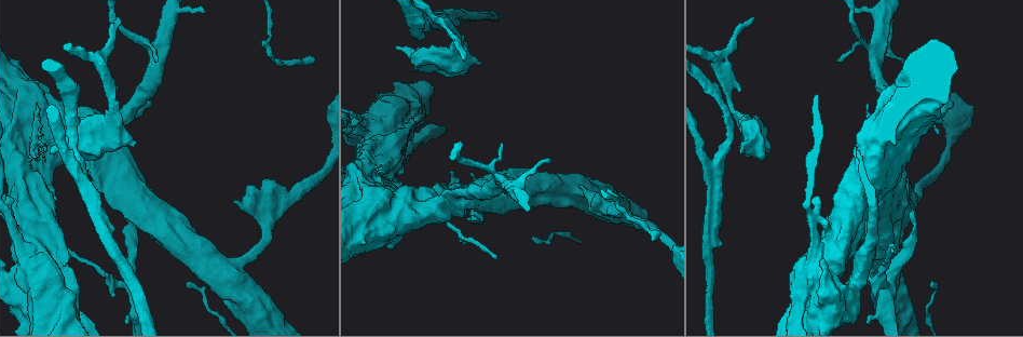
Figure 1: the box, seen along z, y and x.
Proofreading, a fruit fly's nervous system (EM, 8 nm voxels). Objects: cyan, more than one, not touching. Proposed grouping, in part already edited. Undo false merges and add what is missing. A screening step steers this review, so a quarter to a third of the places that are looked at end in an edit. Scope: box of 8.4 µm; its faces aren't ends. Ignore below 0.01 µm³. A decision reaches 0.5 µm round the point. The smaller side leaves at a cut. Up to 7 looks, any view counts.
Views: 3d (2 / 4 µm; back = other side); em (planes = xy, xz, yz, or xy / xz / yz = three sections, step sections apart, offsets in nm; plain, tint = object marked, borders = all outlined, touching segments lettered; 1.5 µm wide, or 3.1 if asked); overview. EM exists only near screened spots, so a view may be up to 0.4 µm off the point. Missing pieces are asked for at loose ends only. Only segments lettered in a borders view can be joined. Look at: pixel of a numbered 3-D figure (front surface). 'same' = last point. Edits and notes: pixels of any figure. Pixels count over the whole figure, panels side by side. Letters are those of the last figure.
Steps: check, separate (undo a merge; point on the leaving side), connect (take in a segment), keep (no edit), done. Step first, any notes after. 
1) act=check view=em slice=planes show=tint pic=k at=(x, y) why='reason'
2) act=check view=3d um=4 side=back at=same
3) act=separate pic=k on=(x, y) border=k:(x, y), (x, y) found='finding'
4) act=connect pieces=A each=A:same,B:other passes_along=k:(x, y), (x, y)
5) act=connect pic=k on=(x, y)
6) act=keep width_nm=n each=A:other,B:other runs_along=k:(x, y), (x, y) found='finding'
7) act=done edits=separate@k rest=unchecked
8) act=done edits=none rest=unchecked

act=check view=em slice=planes show=plain pic=1 at=(581, 187) why='free end'

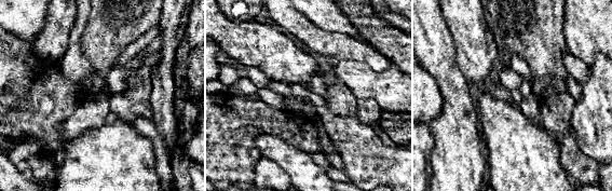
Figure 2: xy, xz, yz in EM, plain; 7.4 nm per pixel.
act=check view=em slice=planes show=borders at=same

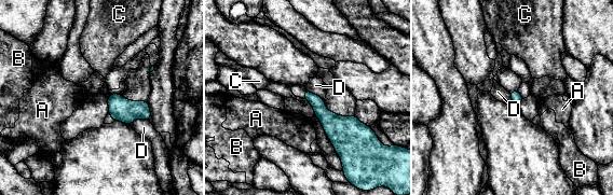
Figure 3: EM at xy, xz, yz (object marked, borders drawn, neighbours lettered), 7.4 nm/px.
act=keep longest_contact=D:150nm each=A:other,B:other,C:other,D:other found='no lettered segment goes on from it'

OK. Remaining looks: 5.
act=check view=em slice=planes show=borders pic=1 at=(268, 52) why='abrupt turn'

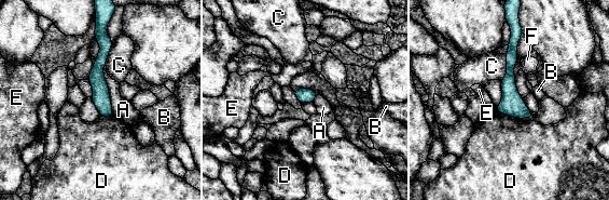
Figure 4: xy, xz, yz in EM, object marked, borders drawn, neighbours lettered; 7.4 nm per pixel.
act=keep each=A:other,B:other,C:other,D:other,E:other,F:other found='continuous, no second neuron'

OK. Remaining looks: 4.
act=check view=3d um=4 pic=1 at=(77, 167) why='arms part here'

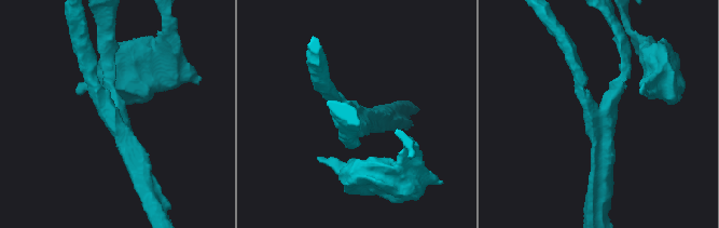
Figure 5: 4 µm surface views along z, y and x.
act=check view=em slice=planes show=plain pic=5 at=(592, 111) arms=3 arm_widths_nm=200,220,280

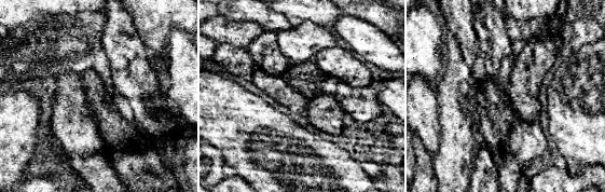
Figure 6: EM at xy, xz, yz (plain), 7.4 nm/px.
act=check view=em slice=planes show=borders at=same

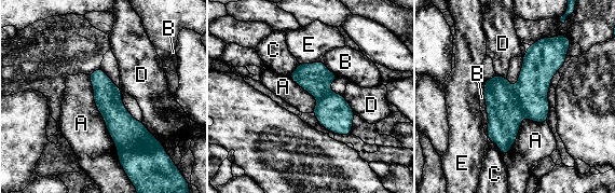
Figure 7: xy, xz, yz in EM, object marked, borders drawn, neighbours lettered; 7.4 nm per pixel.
act=separate pic=7 on=(533, 84) each=A:other,B:other,C:other,D:other,E:other border=7:(514, 86), (523, 114) found='two neurons meet here'

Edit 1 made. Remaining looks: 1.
act=done edits=separate@7 rest=unchecked

